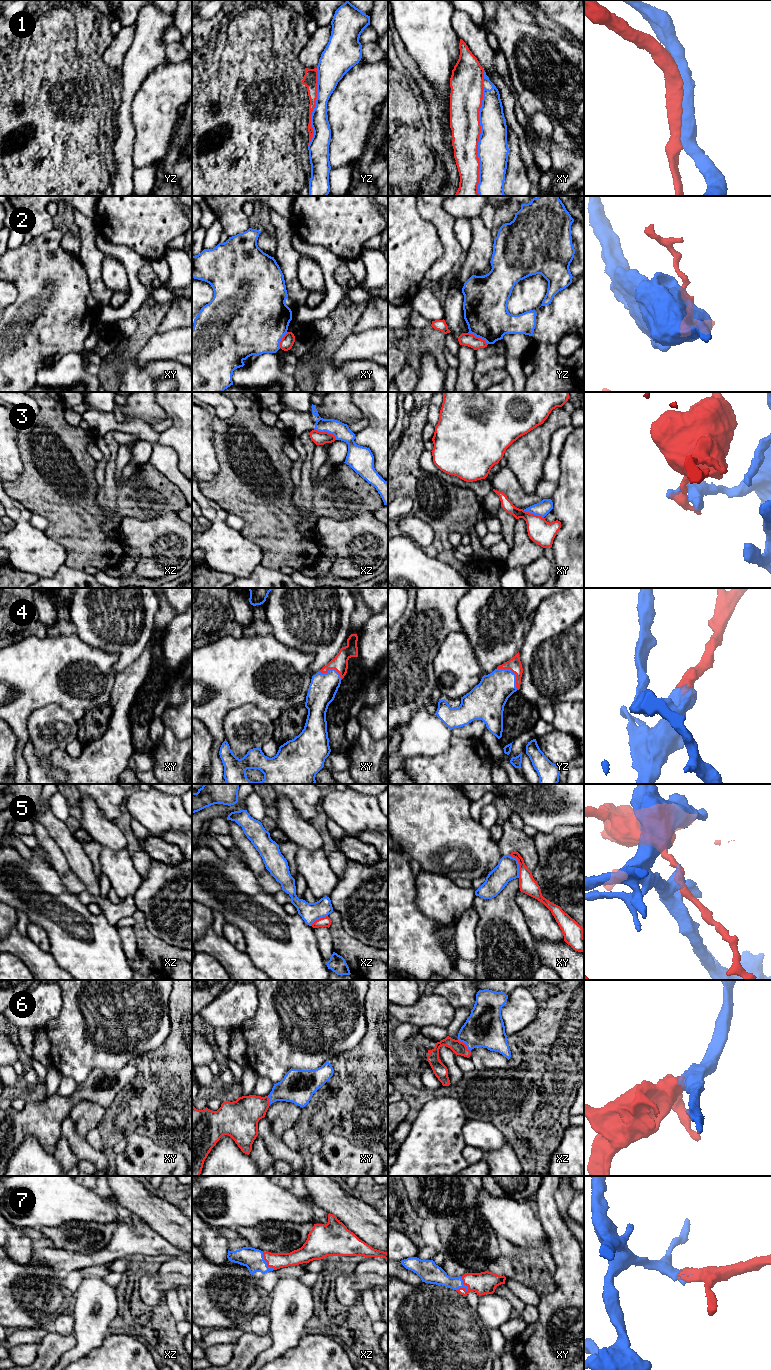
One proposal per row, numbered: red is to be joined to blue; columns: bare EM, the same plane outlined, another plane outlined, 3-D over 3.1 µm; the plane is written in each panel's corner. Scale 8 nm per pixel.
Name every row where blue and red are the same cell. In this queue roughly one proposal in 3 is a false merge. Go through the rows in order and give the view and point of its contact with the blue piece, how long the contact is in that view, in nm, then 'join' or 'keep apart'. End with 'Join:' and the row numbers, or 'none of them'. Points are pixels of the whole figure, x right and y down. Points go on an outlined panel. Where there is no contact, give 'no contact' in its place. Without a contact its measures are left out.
1: contact xy (478, 142); length 850 nm; keep apart
2: contact yz (478, 336); length 190 nm; keep apart
3: contact xz (326, 431); length 200 nm; keep apart
4: contact yz (514, 673); length 240 nm; join
5: contact xy (518, 864); length 200 nm; keep apart
6: contact xz (465, 1043); length 140 nm; join
7: contact xy (463, 1284); length 140 nm; join
Join: 4, 6, 7

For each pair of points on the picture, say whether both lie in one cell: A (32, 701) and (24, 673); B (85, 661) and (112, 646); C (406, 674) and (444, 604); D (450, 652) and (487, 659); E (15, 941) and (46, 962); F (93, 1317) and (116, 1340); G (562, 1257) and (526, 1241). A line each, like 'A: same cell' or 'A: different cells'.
A: same cell
B: different cells
C: same cell
D: different cells
E: same cell
F: different cells
G: different cells

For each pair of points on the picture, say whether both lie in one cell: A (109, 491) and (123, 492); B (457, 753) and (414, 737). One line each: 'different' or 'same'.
A: different
B: different

